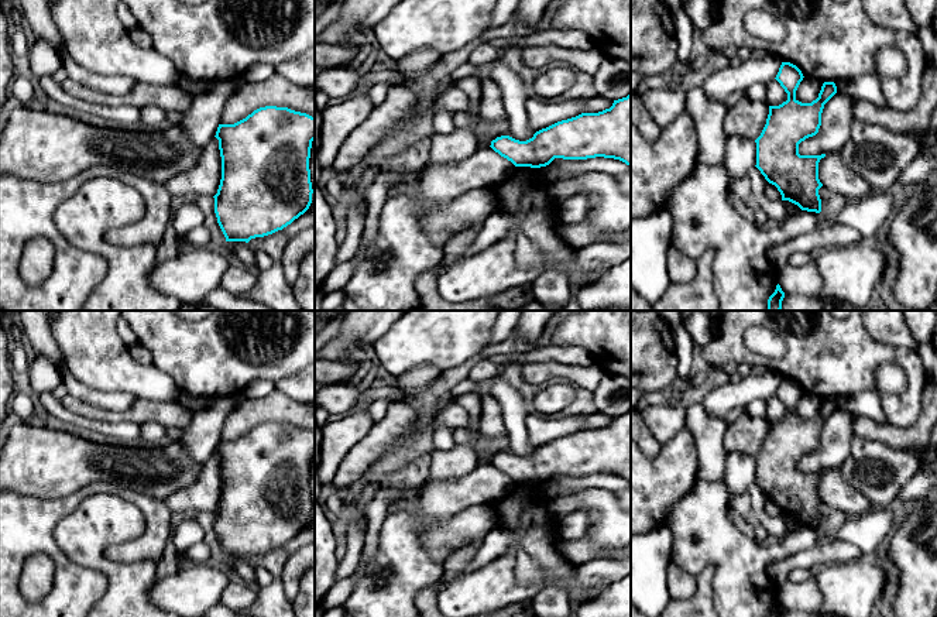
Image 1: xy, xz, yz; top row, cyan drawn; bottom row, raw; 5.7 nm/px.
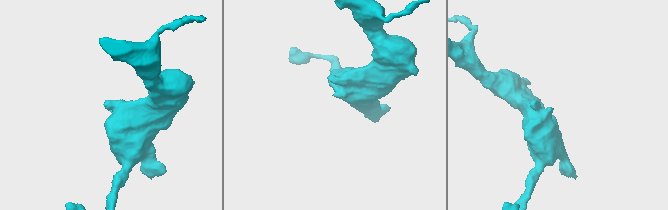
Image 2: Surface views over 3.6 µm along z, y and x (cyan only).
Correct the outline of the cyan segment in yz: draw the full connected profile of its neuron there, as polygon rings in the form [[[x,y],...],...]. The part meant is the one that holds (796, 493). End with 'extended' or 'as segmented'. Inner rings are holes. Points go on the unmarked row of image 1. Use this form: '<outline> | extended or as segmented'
[[[782,378],[776,397],[787,409],[787,417],[769,422],[766,441],[756,459],[756,484],[765,496],[775,501],[782,517],[797,521],[802,527],[821,528],[818,505],[818,479],[821,472],[800,472],[799,460],[818,449],[824,421],[837,409],[834,398],[824,398],[818,414],[811,419],[796,415],[803,397],[802,387]]] | as segmented

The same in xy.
[[[265,422],[234,441],[219,441],[222,496],[214,529],[226,558],[246,558],[282,546],[312,520],[309,474],[315,433],[288,424]]] | as segmented

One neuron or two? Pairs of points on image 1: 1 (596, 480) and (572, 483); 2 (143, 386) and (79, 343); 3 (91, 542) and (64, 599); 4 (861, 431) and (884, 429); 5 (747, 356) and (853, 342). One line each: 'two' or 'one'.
1: one
2: one
3: two
4: one
5: one

